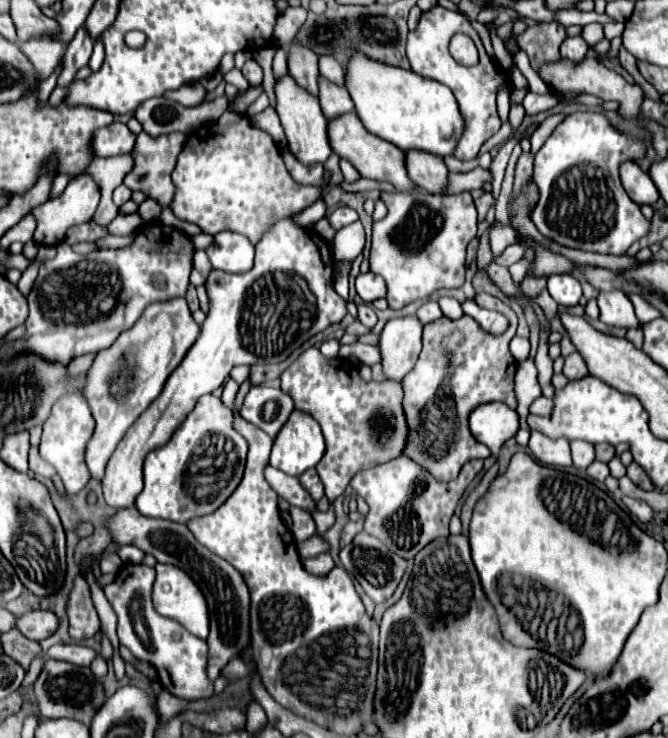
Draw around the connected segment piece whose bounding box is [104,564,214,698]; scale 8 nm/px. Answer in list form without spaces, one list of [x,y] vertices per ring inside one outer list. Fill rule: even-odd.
[[[132,564],[130,568],[122,568],[116,576],[116,580],[112,584],[108,584],[104,588],[104,594],[108,598],[108,602],[112,604],[116,616],[118,616],[118,638],[120,644],[126,646],[136,658],[144,658],[146,662],[150,662],[154,668],[158,668],[158,680],[162,682],[162,686],[178,696],[178,698],[210,698],[214,696],[214,682],[208,678],[206,668],[208,668],[208,644],[206,640],[200,640],[196,636],[192,636],[188,630],[184,630],[182,626],[178,626],[178,622],[162,618],[160,614],[154,612],[152,608],[152,582],[154,582],[154,568],[142,566],[142,564]]]

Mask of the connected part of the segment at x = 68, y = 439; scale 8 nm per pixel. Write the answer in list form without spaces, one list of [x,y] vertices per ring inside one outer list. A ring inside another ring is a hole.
[[[68,394],[62,402],[54,404],[54,410],[50,418],[46,420],[42,442],[40,442],[40,456],[54,466],[58,476],[62,478],[66,492],[70,496],[76,496],[82,488],[86,488],[90,480],[90,472],[84,462],[84,448],[94,432],[94,418],[90,414],[90,408],[82,394]]]

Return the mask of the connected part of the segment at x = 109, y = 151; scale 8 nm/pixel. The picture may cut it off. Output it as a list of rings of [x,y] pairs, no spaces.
[[[112,122],[110,126],[98,128],[94,132],[90,148],[96,158],[120,156],[120,154],[128,154],[134,148],[134,142],[136,142],[136,134],[132,134],[126,124]]]

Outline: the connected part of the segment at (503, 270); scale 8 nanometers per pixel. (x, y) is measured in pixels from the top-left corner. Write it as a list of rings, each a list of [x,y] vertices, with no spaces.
[[[493,260],[488,264],[486,271],[490,278],[501,288],[501,290],[514,297],[524,296],[525,293],[514,286],[512,276],[507,267],[496,264]]]

